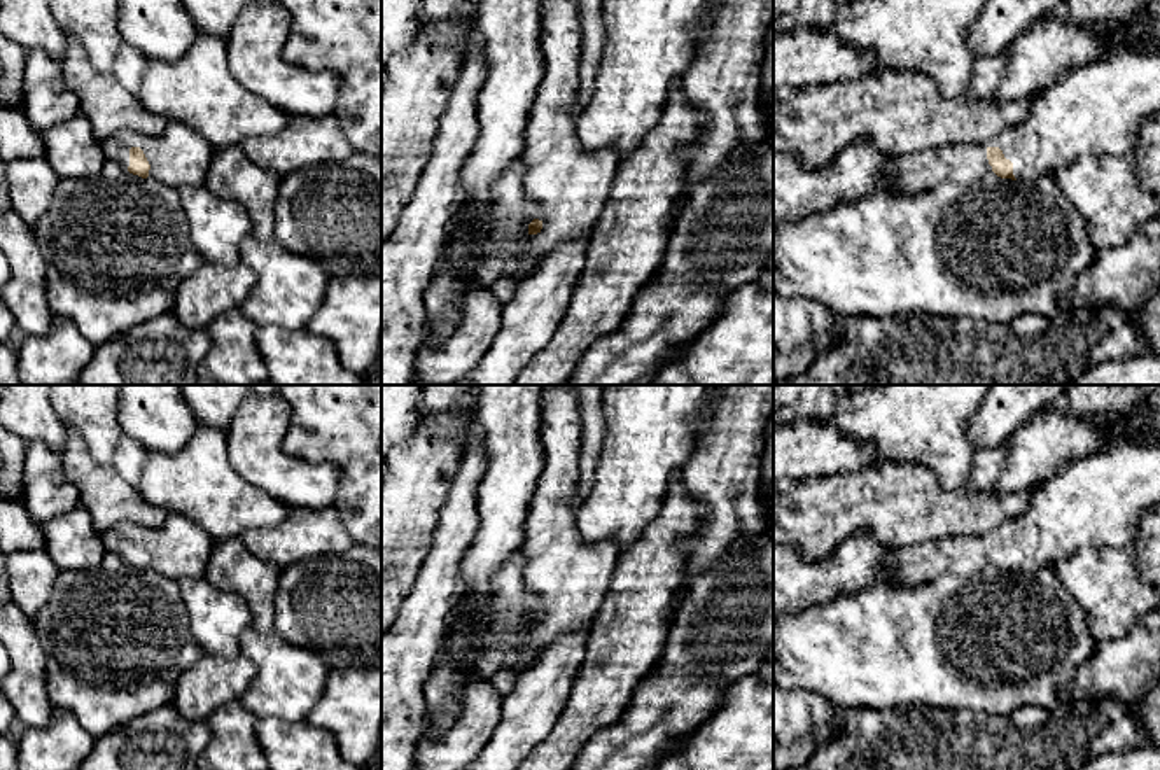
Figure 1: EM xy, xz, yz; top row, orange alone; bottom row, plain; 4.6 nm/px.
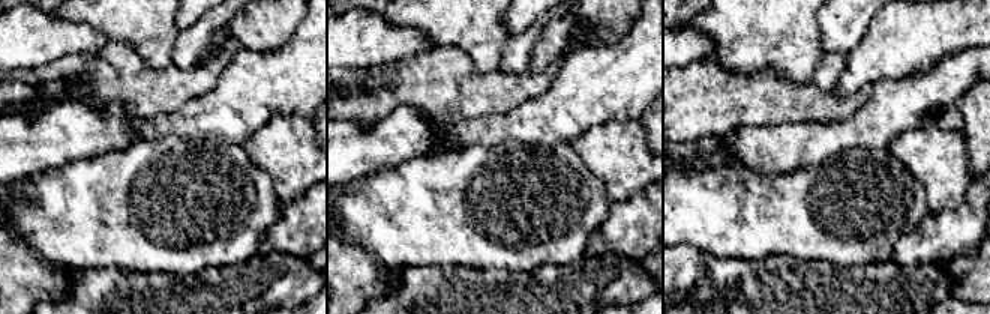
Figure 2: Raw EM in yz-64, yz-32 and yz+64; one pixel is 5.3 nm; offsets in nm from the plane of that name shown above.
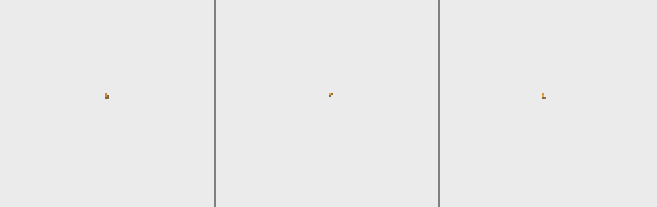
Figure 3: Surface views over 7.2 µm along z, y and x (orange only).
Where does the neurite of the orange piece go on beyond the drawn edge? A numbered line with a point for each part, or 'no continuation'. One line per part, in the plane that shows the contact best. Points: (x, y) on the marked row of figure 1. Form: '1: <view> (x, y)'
1: yz (1099, 109)

